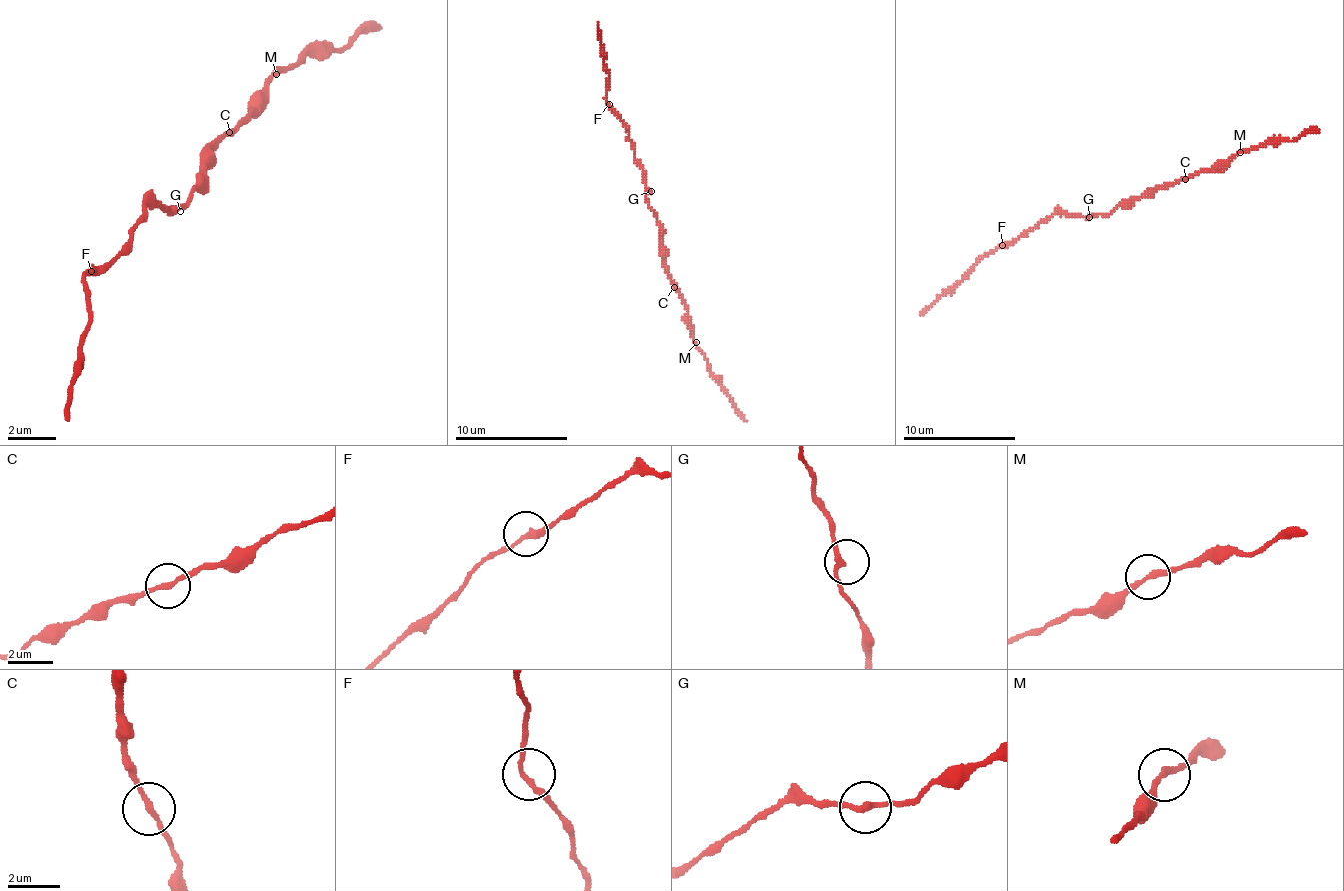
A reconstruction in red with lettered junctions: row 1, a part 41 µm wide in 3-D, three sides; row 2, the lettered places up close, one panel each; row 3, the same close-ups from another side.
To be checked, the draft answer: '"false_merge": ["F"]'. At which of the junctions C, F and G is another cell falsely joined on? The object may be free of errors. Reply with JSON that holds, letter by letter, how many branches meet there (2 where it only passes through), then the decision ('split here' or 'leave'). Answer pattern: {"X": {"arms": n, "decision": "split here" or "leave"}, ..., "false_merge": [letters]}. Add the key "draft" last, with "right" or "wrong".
{"C": {"arms": 2, "decision": "leave"}, "F": {"arms": 2, "decision": "leave"}, "G": {"arms": 2, "decision": "leave"}, "false_merge": [], "draft": "wrong"}

